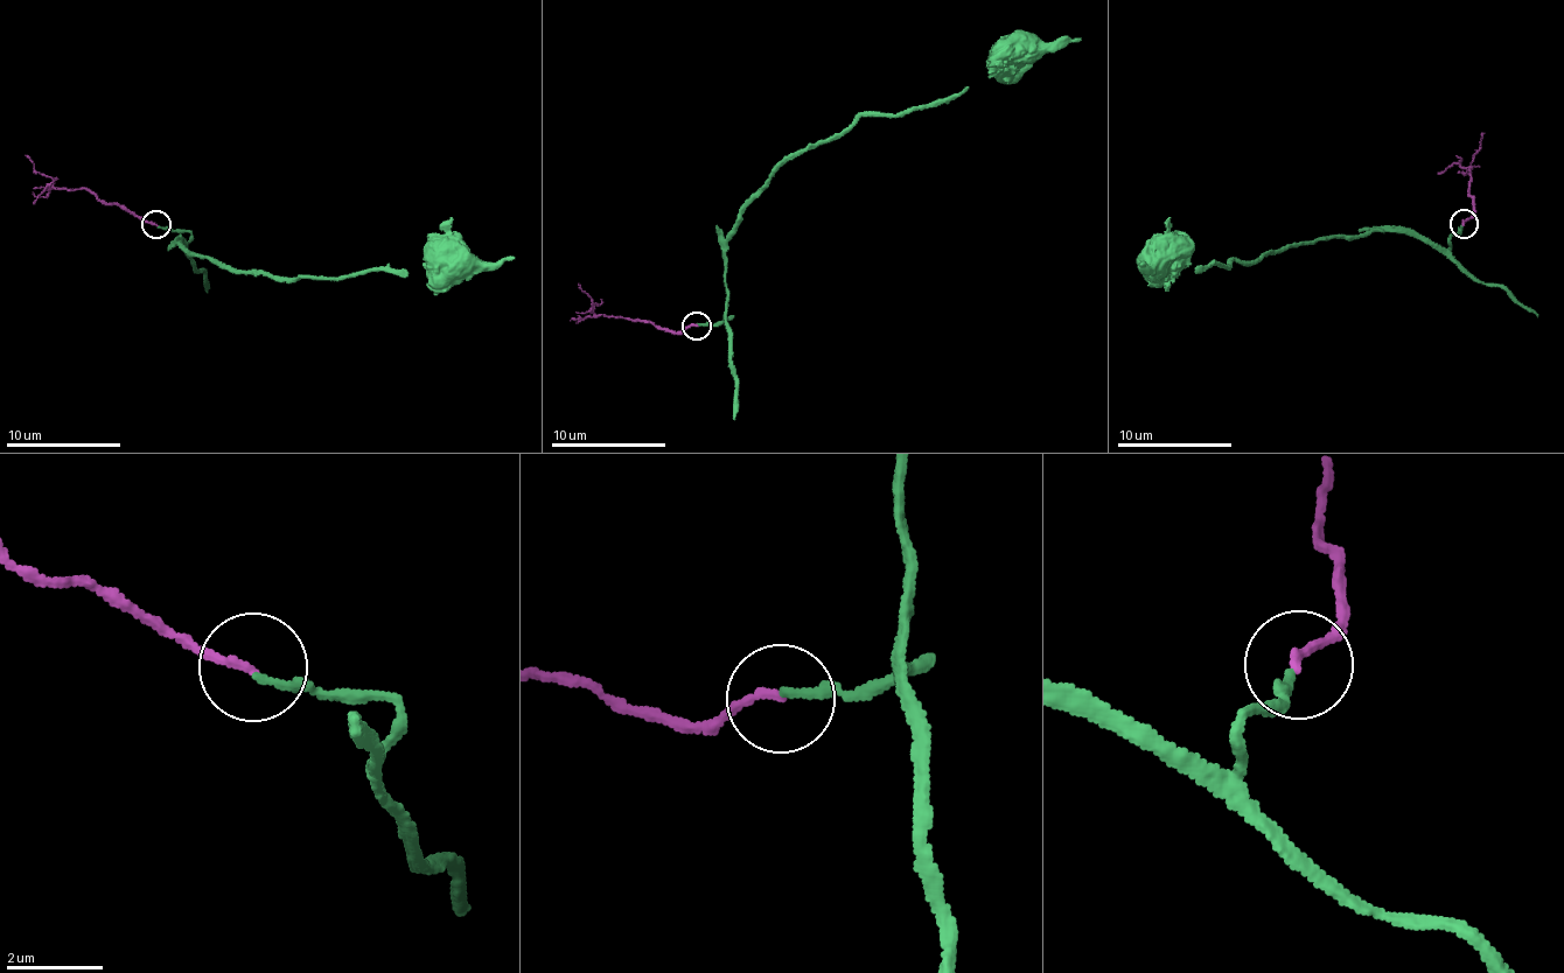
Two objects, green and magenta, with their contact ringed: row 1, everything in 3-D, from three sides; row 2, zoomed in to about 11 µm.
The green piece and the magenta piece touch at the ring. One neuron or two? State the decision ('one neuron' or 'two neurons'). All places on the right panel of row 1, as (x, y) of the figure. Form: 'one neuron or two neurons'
one neuron

